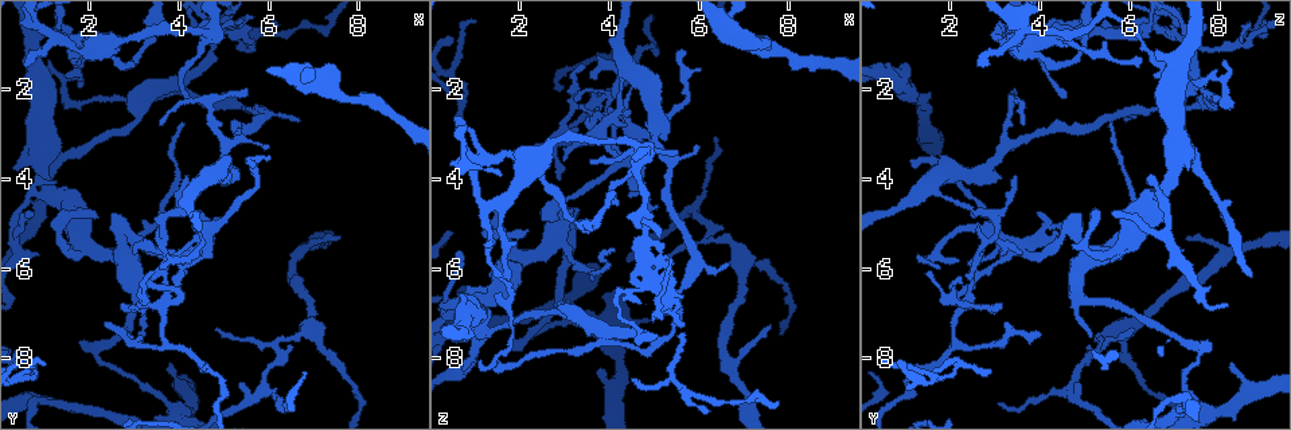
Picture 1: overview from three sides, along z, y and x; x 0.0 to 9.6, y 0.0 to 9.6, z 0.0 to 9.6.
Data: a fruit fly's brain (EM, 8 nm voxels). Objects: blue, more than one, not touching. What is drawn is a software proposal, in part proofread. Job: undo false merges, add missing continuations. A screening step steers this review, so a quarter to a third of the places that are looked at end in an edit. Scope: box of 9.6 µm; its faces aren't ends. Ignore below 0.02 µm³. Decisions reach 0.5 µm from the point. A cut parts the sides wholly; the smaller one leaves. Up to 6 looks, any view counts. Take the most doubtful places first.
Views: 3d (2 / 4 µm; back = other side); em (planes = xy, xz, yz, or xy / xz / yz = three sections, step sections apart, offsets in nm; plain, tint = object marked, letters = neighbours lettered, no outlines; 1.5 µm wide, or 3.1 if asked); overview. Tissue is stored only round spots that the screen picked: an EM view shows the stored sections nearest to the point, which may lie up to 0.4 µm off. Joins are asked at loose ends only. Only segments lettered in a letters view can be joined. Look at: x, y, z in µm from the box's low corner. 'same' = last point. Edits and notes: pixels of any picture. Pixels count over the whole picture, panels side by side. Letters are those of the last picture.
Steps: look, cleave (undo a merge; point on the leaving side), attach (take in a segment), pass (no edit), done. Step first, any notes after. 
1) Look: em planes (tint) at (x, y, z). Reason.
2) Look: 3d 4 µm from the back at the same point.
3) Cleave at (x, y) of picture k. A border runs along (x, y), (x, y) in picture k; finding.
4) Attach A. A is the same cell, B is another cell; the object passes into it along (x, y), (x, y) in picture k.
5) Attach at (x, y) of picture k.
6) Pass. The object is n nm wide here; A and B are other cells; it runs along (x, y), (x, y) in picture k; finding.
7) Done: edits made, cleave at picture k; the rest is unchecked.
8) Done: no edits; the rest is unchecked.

Look: 3d 2 µm at (1.80, 7.65, 7.65). An open end.

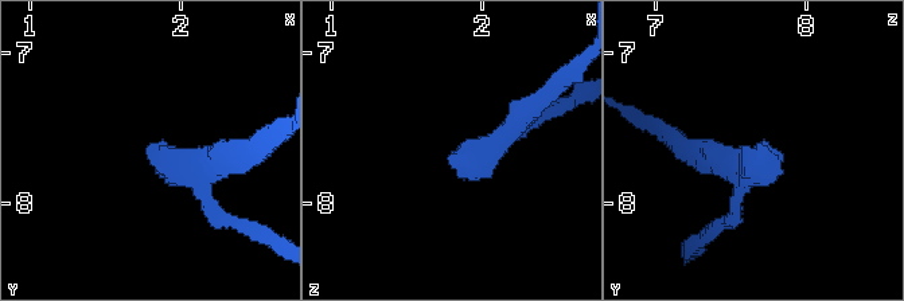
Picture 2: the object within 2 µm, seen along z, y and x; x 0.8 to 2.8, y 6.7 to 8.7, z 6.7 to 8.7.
Look: em planes (letters) at (1.80, 7.60, 7.70).

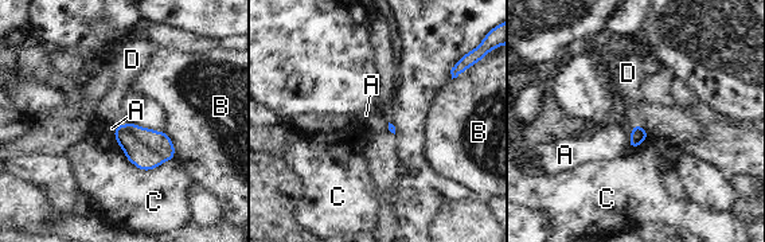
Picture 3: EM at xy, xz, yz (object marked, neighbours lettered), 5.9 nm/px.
Cleave at (143, 157) of picture 3. A, B, C and D are other cells; two cells meet here.

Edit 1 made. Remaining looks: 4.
Look: overview.

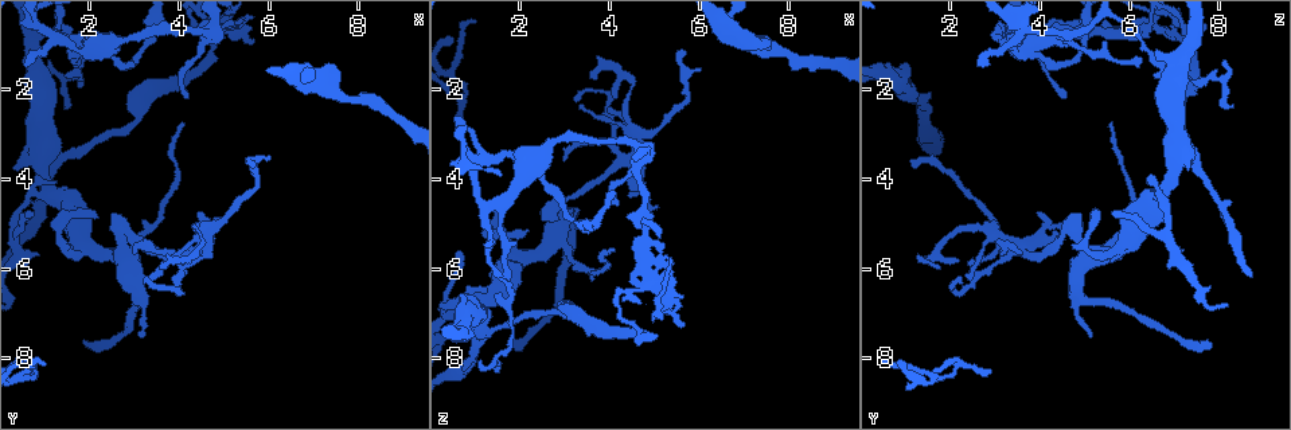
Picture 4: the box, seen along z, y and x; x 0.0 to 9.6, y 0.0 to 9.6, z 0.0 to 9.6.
Look: 3d 4 µm at (5.60, 1.00, 7.30). Tapers out.

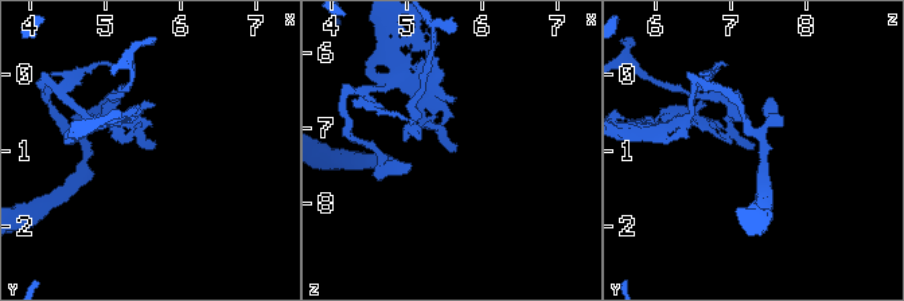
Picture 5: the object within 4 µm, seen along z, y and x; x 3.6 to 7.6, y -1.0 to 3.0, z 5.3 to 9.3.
Look: em xz step 8 (letters) at (5.60, 1.00, 7.25). Shape alone is not enough.

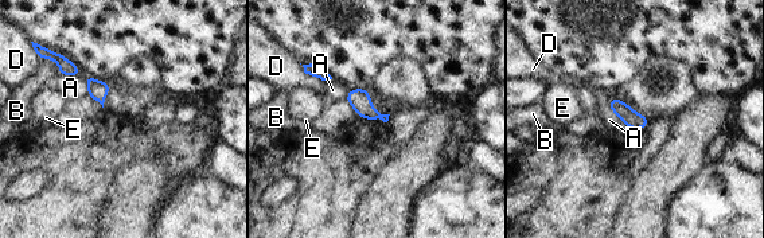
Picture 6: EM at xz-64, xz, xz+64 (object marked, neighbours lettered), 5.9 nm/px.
Pass. A, B, D and E are other cells; no lettered segment goes on from it.

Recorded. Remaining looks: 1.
Look: em planes (letters) at (1.80, 1.15, 6.35). Sharp bend.

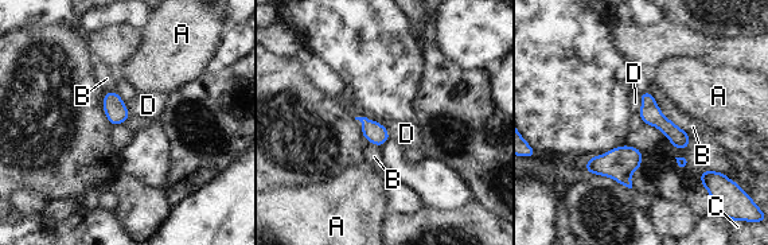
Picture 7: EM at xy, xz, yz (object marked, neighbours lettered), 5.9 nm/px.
Pass. The object is 130 nm wide here; A, B, C and D are other cells; it runs along (643, 96), (650, 109), (685, 144) in picture 7; one cell here.

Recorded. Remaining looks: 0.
Done: edits made, cleave at picture 3; the rest is unchecked.

